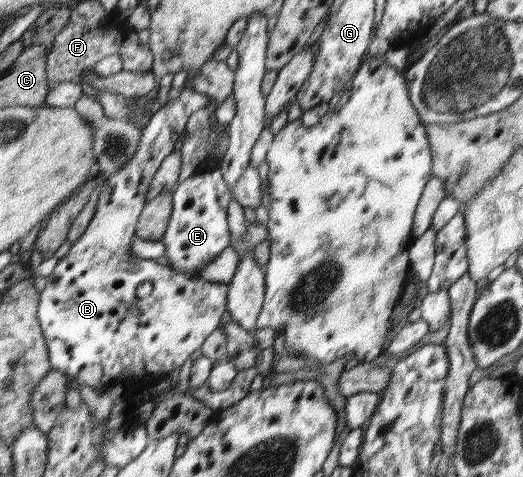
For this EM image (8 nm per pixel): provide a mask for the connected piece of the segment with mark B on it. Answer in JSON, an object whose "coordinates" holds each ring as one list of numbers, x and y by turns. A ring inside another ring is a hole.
{"coordinates":[[184,86,181,89,181,94,177,98,169,100,167,107,161,108,149,119,149,122,142,128,142,134,137,149,131,156,131,159,121,167,118,172,104,178,103,185,98,189,98,202,96,203,95,213,93,214,89,225,86,227,85,233,81,235,80,239,77,239,77,242,71,245,69,253,65,254,65,257,57,263,53,273,46,278,47,283,45,288,41,290,39,296,37,319,39,320,46,341,52,370,61,372,65,371,65,375,69,376,69,380,74,386,87,386,93,388,101,384,102,387,104,387,103,389,108,389,109,387,121,389,124,382,136,381,138,379,141,380,142,378,147,377,147,375,161,377,161,375,171,374,171,372,175,370,180,370,181,365,191,357,191,353,197,351,197,349,201,347,201,343,207,341,209,335,217,330,217,325,219,325,219,321,221,321,221,317,223,317,223,313,225,313,227,285,223,285,223,283,211,283,208,280,202,279,200,276,189,279,188,277,185,277,185,275,181,275,181,273,171,271,171,269,165,265,160,265,155,260,141,260,137,255,133,254,133,251,131,251,131,240,133,240,133,236,136,235,136,225,140,213,147,202,146,197,148,197,148,191,150,191,152,179,156,177,164,159,175,150,176,143,177,141,180,141,179,137,181,133,185,131,186,123,192,113,195,113,195,111,200,110,201,108,211,108,211,105,212,99,208,95,197,93,191,88,191,86],[147,282,151,283,153,290,150,295,147,295,147,297,141,297,141,299,139,299,136,295,137,287]]}

